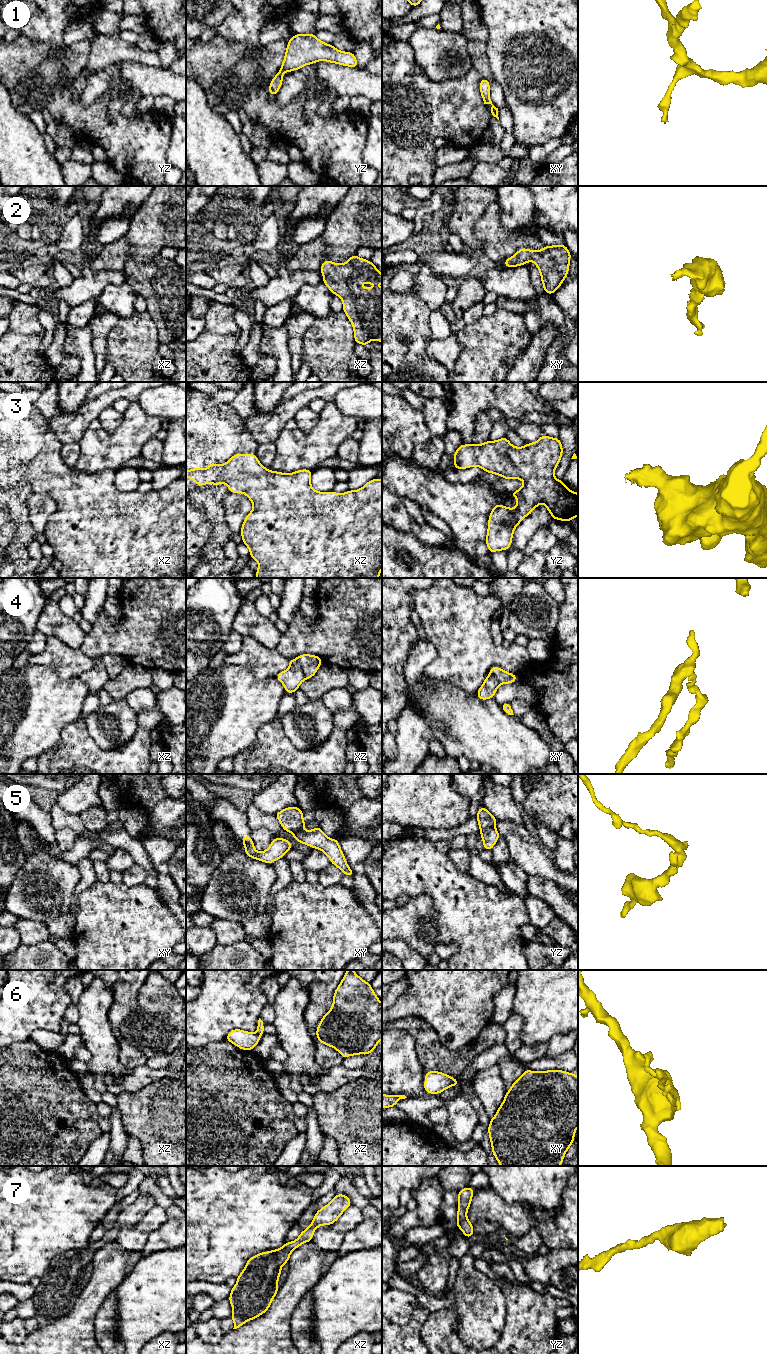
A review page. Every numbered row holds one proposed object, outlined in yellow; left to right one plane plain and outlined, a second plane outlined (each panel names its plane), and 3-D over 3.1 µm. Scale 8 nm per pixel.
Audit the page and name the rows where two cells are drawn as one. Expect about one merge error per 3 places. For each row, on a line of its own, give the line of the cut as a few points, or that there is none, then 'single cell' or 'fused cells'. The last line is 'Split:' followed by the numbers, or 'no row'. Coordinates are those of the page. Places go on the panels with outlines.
1: no cut; single cell
2: no cut; single cell
3: no cut; single cell
4: cut in xz along (296, 658), (306, 678); fused cells
5: cut in yz along (494, 826), (480, 831); fused cells
6: cut in xz along (257, 1032), (260, 1035); fused cells
7: no cut; single cell
Split: 4, 5, 6

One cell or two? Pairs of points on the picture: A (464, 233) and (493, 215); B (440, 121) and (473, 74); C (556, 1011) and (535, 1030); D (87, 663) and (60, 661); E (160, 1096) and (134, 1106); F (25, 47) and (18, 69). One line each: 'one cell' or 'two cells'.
A: two cells
B: one cell
C: one cell
D: one cell
E: one cell
F: one cell

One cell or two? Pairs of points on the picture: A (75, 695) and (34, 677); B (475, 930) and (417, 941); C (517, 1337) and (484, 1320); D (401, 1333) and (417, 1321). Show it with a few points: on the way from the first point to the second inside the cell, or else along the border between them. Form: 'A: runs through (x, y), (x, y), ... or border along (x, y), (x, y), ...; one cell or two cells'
A: runs through (65, 695), (52, 695), (44, 687); one cell
B: border along (430, 915), (421, 922), (433, 926), (436, 942); two cells
C: border along (506, 1306), (505, 1325), (496, 1343); two cells
D: runs through (405, 1333), (413, 1325); one cell

